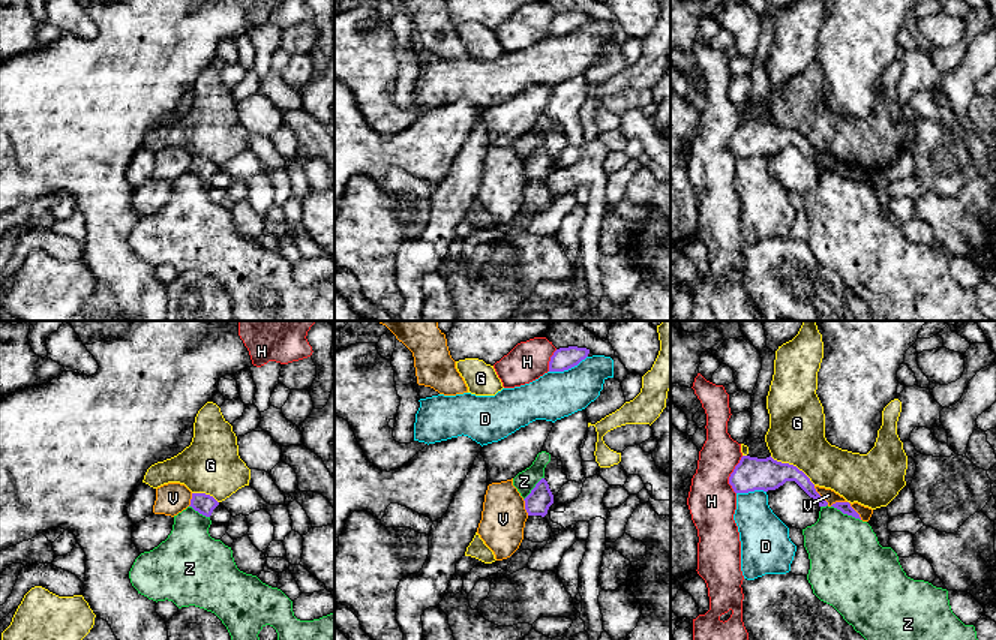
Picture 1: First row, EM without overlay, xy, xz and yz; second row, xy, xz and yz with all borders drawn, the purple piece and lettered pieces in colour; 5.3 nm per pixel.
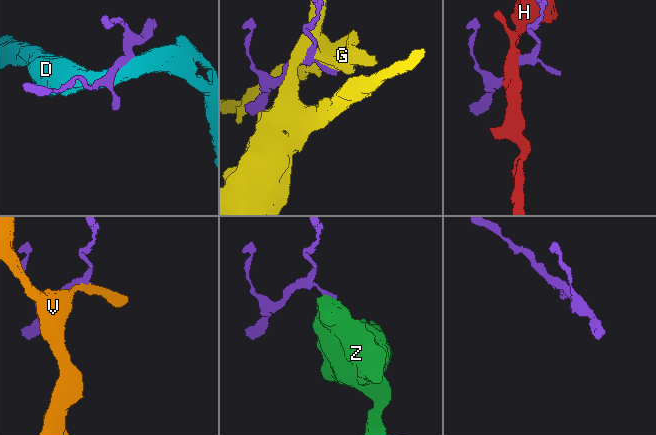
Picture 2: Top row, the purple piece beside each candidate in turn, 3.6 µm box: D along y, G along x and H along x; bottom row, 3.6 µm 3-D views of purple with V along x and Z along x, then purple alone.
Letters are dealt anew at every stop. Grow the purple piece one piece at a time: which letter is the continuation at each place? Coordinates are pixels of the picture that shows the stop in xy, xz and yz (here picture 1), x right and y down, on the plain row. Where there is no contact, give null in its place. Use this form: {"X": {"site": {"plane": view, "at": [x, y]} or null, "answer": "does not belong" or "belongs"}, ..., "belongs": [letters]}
{"D": {"site": {"plane": "xz", "at": [567, 33]}, "answer": "does not belong"}, "G": {"site": {"plane": "yz", "at": [792, 129]}, "answer": "does not belong"}, "H": {"site": {"plane": "yz", "at": [731, 140]}, "answer": "does not belong"}, "V": {"site": {"plane": "yz", "at": [837, 167]}, "answer": "does not belong"}, "Z": {"site": {"plane": "yz", "at": [846, 177]}, "answer": "does not belong"}, "belongs": []}

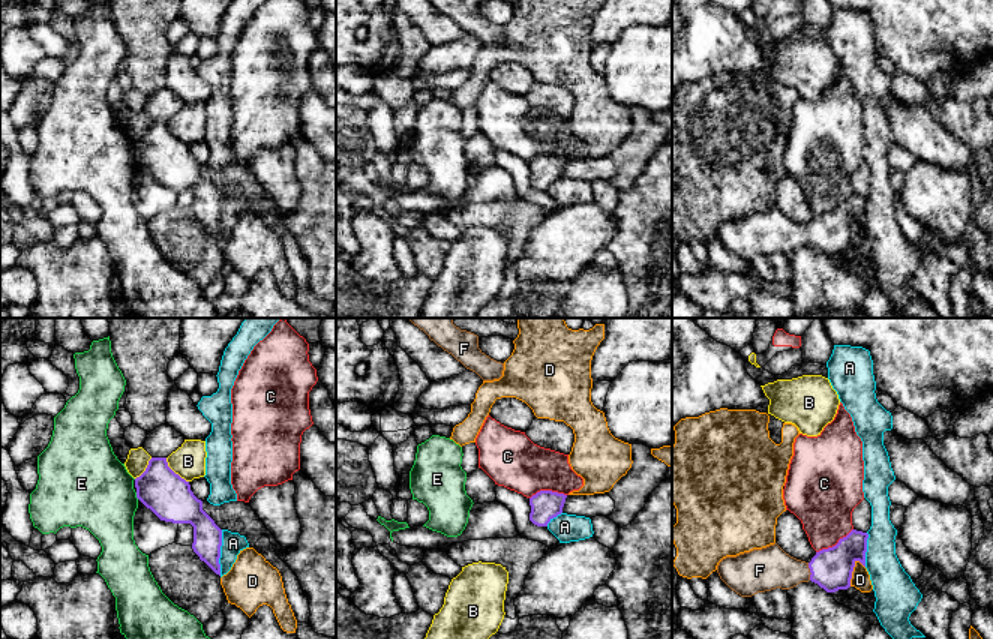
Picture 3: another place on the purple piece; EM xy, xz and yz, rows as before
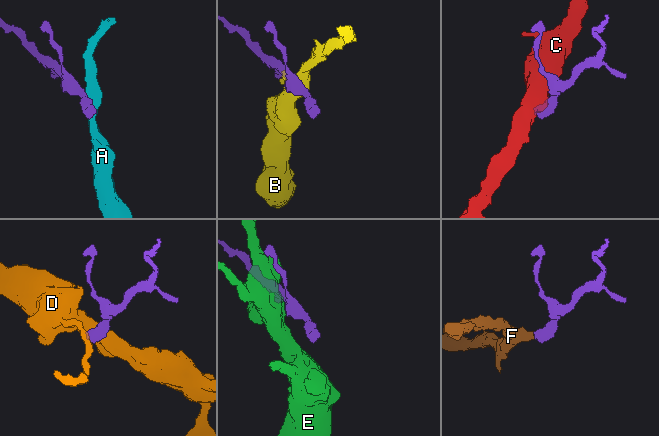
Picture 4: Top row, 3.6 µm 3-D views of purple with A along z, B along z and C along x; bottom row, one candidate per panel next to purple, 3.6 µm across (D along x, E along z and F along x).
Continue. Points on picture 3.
{"A": {"site": {"plane": "xy", "at": [219, 216]}, "answer": "does not belong"}, "B": {"site": {"plane": "xy", "at": [173, 135]}, "answer": "does not belong"}, "C": {"site": {"plane": "yz", "at": [836, 209]}, "answer": "does not belong"}, "D": {"site": {"plane": "yz", "at": [851, 237]}, "answer": "does not belong"}, "E": {"site": {"plane": "xy", "at": [137, 159]}, "answer": "does not belong"}, "F": {"site": {"plane": "yz", "at": [810, 236]}, "answer": "belongs"}, "belongs": ["F"]}

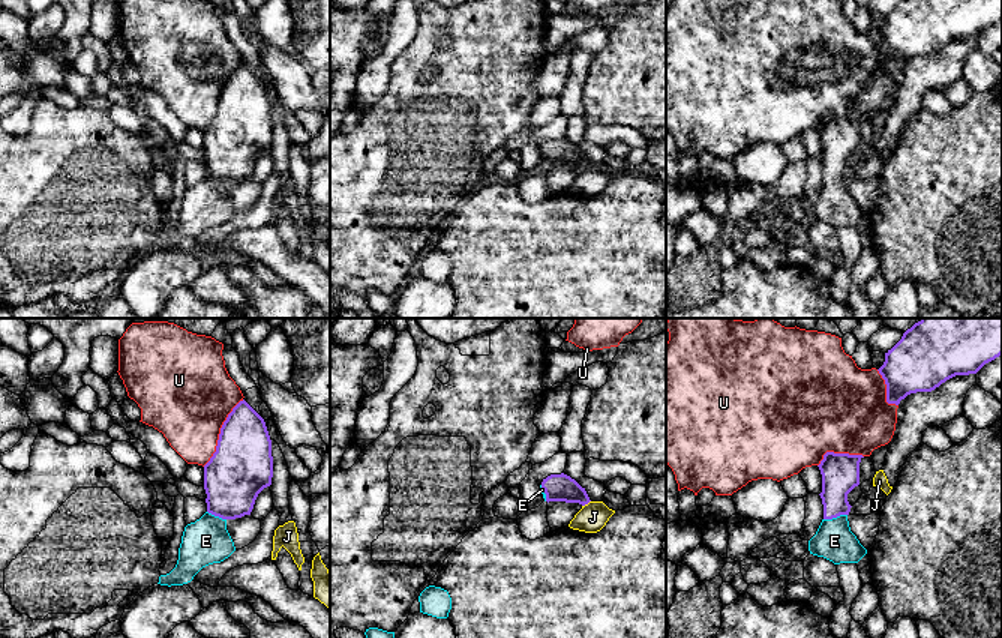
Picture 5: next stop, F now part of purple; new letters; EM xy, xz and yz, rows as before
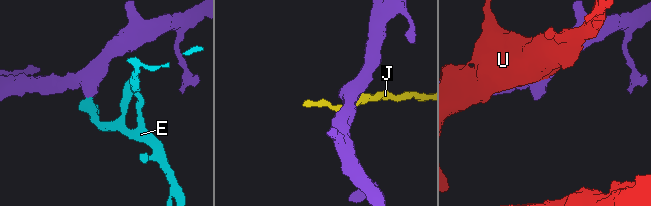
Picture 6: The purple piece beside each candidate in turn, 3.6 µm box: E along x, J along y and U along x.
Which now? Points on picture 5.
{"E": {"site": {"plane": "yz", "at": [834, 180]}, "answer": "belongs"}, "J": {"site": {"plane": "xz", "at": [585, 167]}, "answer": "does not belong"}, "U": {"site": {"plane": "xy", "at": [221, 96]}, "answer": "does not belong"}, "belongs": ["E"]}

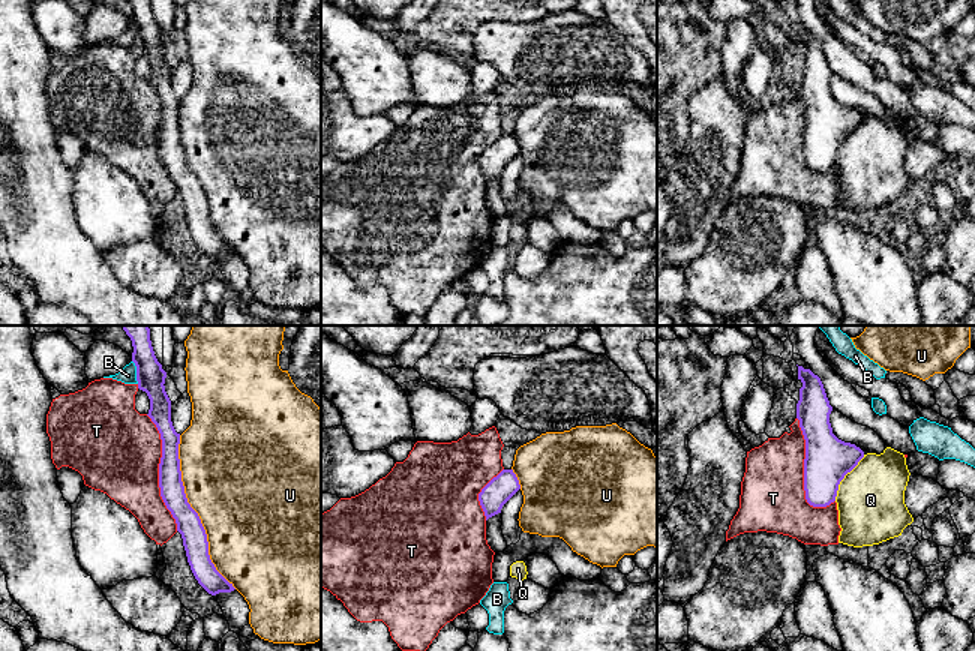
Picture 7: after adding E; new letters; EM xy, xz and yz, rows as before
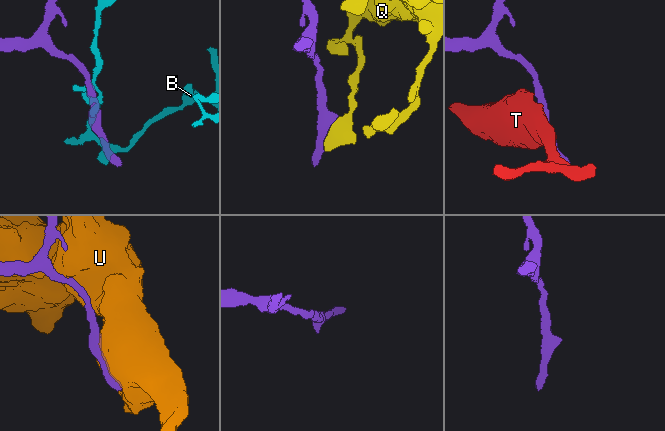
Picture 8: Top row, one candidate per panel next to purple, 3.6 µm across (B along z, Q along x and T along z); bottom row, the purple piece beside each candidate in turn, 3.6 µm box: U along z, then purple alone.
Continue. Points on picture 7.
{"B": {"site": {"plane": "xy", "at": [137, 36]}, "answer": "does not belong"}, "Q": {"site": {"plane": "yz", "at": [843, 141]}, "answer": "does not belong"}, "T": {"site": {"plane": "xy", "at": [159, 137]}, "answer": "does not belong"}, "U": {"site": {"plane": "xy", "at": [195, 176]}, "answer": "does not belong"}, "belongs": []}

